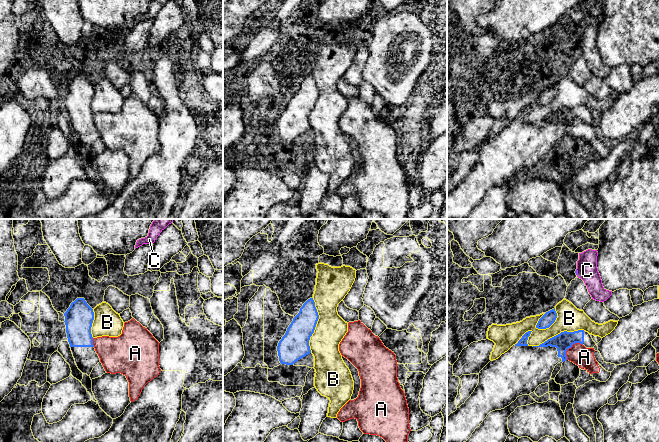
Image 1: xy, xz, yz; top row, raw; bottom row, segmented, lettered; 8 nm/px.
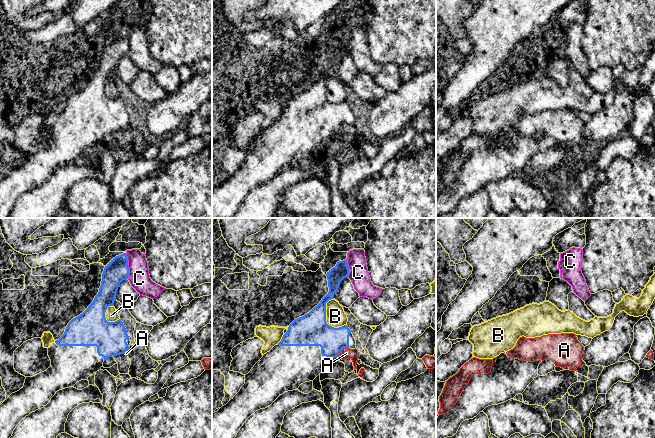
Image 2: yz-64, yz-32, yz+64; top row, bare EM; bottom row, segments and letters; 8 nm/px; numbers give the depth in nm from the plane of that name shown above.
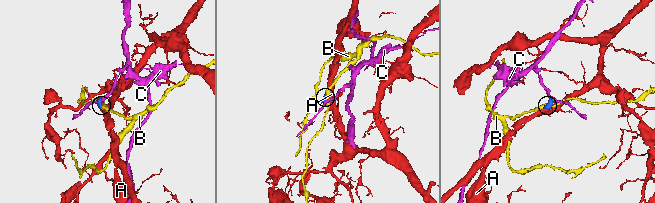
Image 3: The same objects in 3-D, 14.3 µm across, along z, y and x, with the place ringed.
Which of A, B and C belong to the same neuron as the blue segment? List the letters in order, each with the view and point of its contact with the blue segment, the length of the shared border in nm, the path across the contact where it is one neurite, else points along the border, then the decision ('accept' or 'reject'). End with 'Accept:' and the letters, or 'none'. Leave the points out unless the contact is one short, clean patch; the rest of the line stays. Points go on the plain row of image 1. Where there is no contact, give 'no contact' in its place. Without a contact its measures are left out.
A: yz (569, 123) | 180 nm | along yz (581, 119), (574, 119), (566, 127), (566, 135) | reject
B: xz (315, 101) | 440 nm | reject
C: yz (576, 48) | 50 nm | along yz (576, 45), (577, 50) | reject
Accept: none

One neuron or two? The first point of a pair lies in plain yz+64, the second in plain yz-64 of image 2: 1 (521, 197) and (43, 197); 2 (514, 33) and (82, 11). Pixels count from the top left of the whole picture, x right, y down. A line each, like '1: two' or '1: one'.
1: two
2: one

